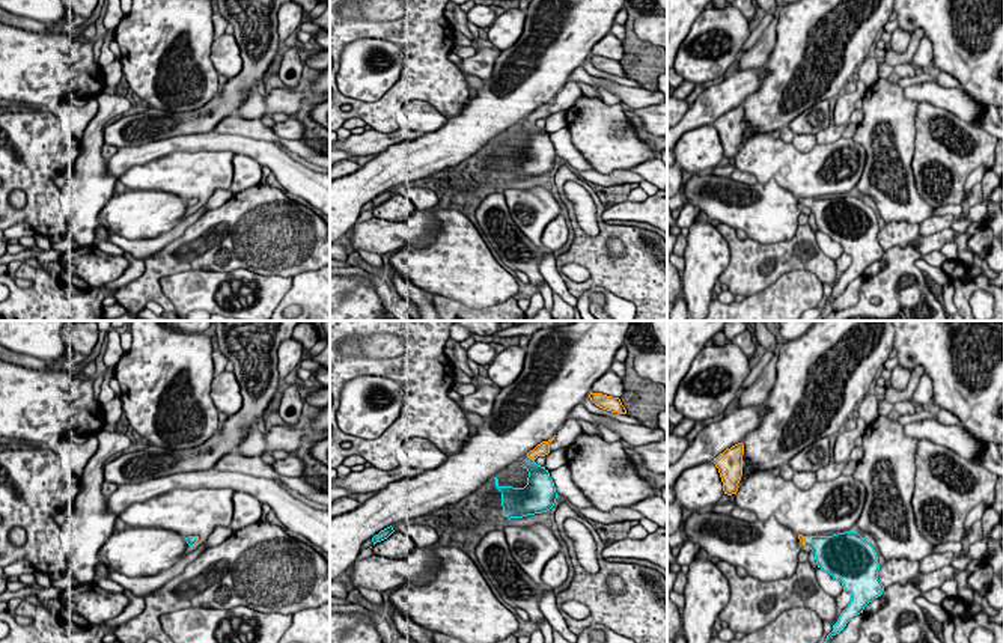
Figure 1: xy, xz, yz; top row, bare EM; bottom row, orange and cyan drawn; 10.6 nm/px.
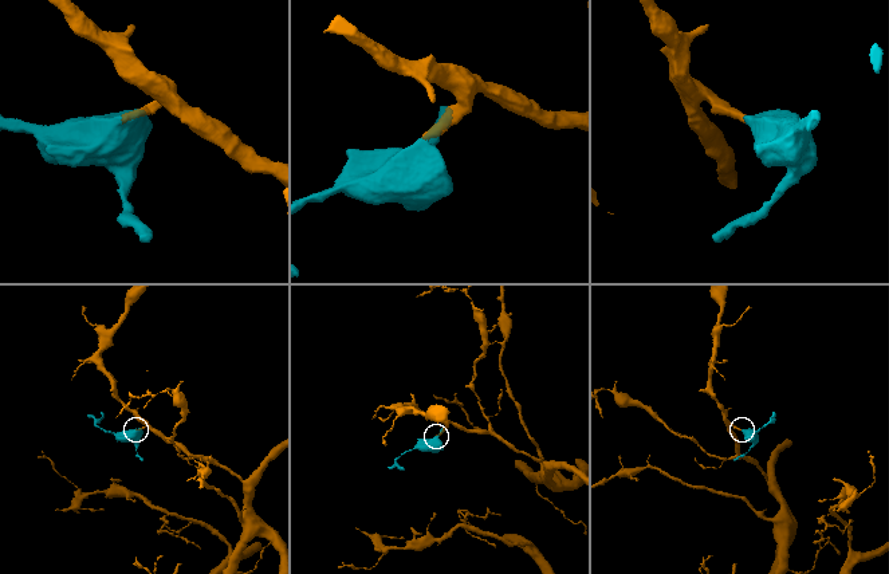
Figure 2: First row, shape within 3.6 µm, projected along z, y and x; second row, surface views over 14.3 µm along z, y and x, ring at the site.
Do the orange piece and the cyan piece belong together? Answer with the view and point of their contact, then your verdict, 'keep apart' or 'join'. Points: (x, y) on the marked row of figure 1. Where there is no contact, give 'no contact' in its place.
xz (530, 457) | join

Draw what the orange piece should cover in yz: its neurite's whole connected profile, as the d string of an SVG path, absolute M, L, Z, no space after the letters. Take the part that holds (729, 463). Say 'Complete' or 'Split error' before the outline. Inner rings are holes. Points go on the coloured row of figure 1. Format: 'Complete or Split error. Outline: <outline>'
Complete. Outline: M738 443L730 449L726 449L717 458L714 458L714 464L718 468L723 491L727 495L736 494L738 483L742 476L742 455L744 455L744 444Z

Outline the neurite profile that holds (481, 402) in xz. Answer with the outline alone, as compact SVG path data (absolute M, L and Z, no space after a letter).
M480 384L473 395L462 396L458 402L462 411L476 413L482 417L488 417L491 414L494 399L498 395L500 387Z

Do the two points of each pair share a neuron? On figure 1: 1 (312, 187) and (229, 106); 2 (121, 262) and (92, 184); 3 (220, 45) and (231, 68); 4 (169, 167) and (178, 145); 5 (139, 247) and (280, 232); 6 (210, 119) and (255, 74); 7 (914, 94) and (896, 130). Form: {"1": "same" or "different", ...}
{"1": "different", "2": "different", "3": "same", "4": "different", "5": "different", "6": "same", "7": "different"}

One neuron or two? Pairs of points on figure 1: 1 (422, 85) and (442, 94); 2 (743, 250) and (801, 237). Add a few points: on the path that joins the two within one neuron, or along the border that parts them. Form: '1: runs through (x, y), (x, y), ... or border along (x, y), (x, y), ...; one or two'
1: runs through (426, 85), (432, 85), (437, 89); one
2: runs through (758, 253), (786, 252); one

